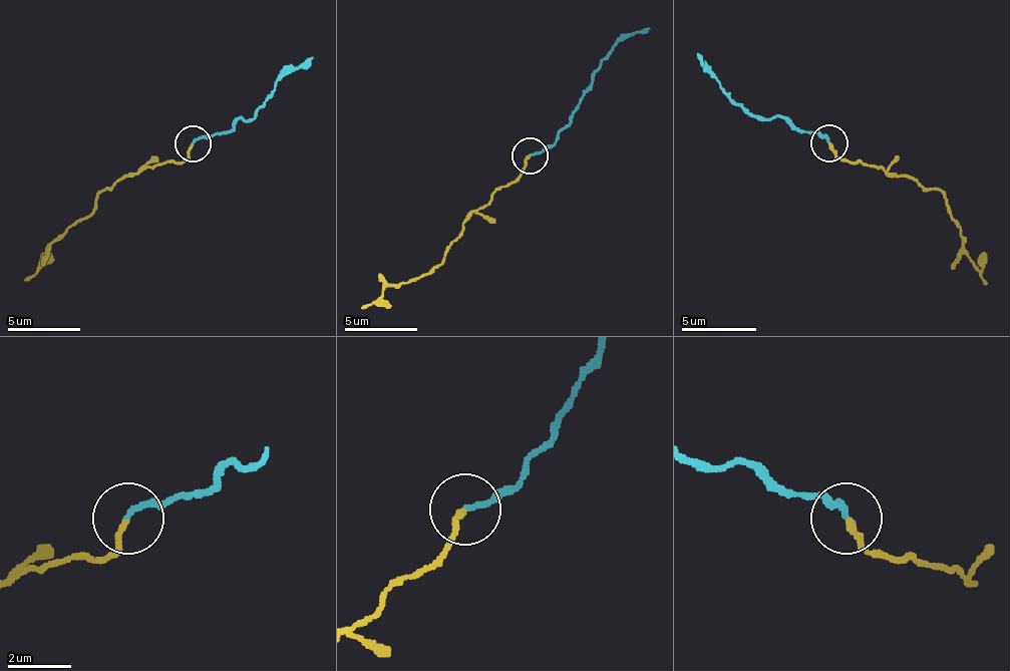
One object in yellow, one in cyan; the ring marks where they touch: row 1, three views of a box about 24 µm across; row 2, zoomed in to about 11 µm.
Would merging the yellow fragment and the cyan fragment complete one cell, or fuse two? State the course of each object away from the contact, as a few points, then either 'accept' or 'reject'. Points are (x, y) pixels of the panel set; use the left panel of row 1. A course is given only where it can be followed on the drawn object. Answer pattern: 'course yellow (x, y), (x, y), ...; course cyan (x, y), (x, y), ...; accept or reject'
course yellow (192, 142), (188, 157), (137, 169), (108, 187), (82, 219), (53, 241), (24, 281); course cyan (192, 142), (210, 139), (243, 117), (254, 117), (286, 73), (312, 55); reject

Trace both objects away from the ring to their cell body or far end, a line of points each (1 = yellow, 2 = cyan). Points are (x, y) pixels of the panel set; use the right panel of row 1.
1: (829, 141), (842, 156), (890, 169), (935, 187), (958, 221), (961, 243), (987, 284)
2: (829, 141), (777, 115), (747, 115), (706, 70), (698, 52)

